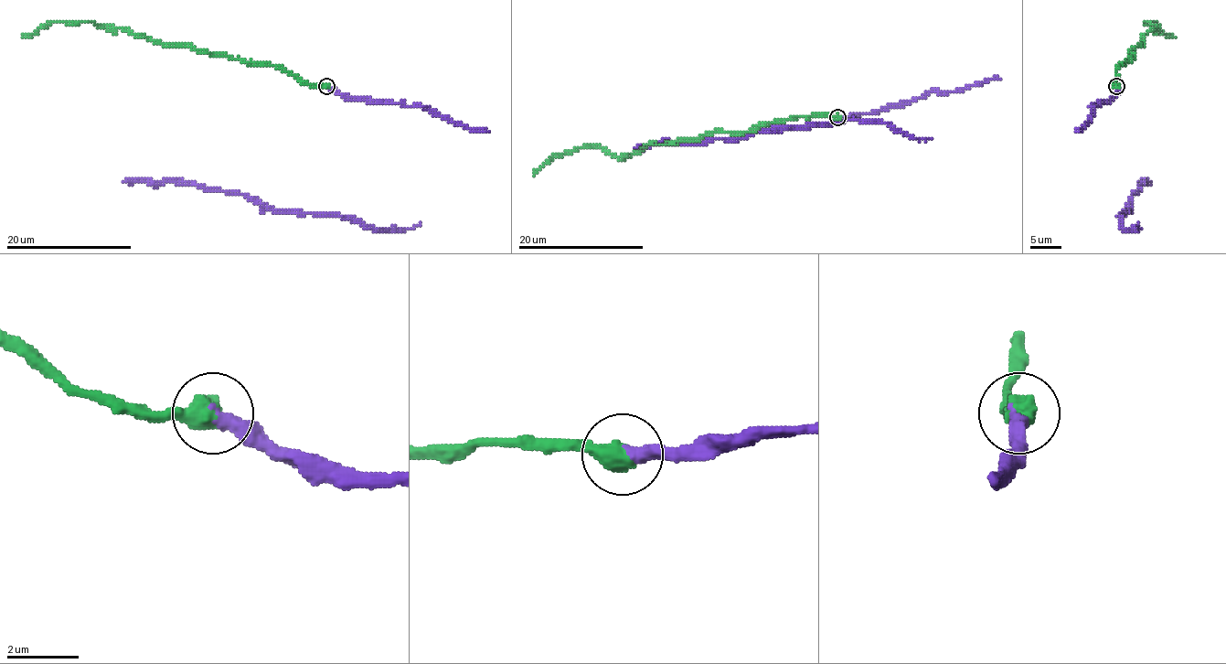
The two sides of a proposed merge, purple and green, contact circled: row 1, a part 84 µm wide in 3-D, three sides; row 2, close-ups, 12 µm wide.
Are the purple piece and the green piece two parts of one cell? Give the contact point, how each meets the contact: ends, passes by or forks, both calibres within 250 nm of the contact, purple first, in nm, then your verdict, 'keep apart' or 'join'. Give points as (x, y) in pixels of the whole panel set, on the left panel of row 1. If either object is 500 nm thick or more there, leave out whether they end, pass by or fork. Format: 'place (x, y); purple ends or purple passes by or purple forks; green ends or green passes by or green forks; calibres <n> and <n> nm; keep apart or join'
place (326, 86); calibres 400 and 650 nm; join

